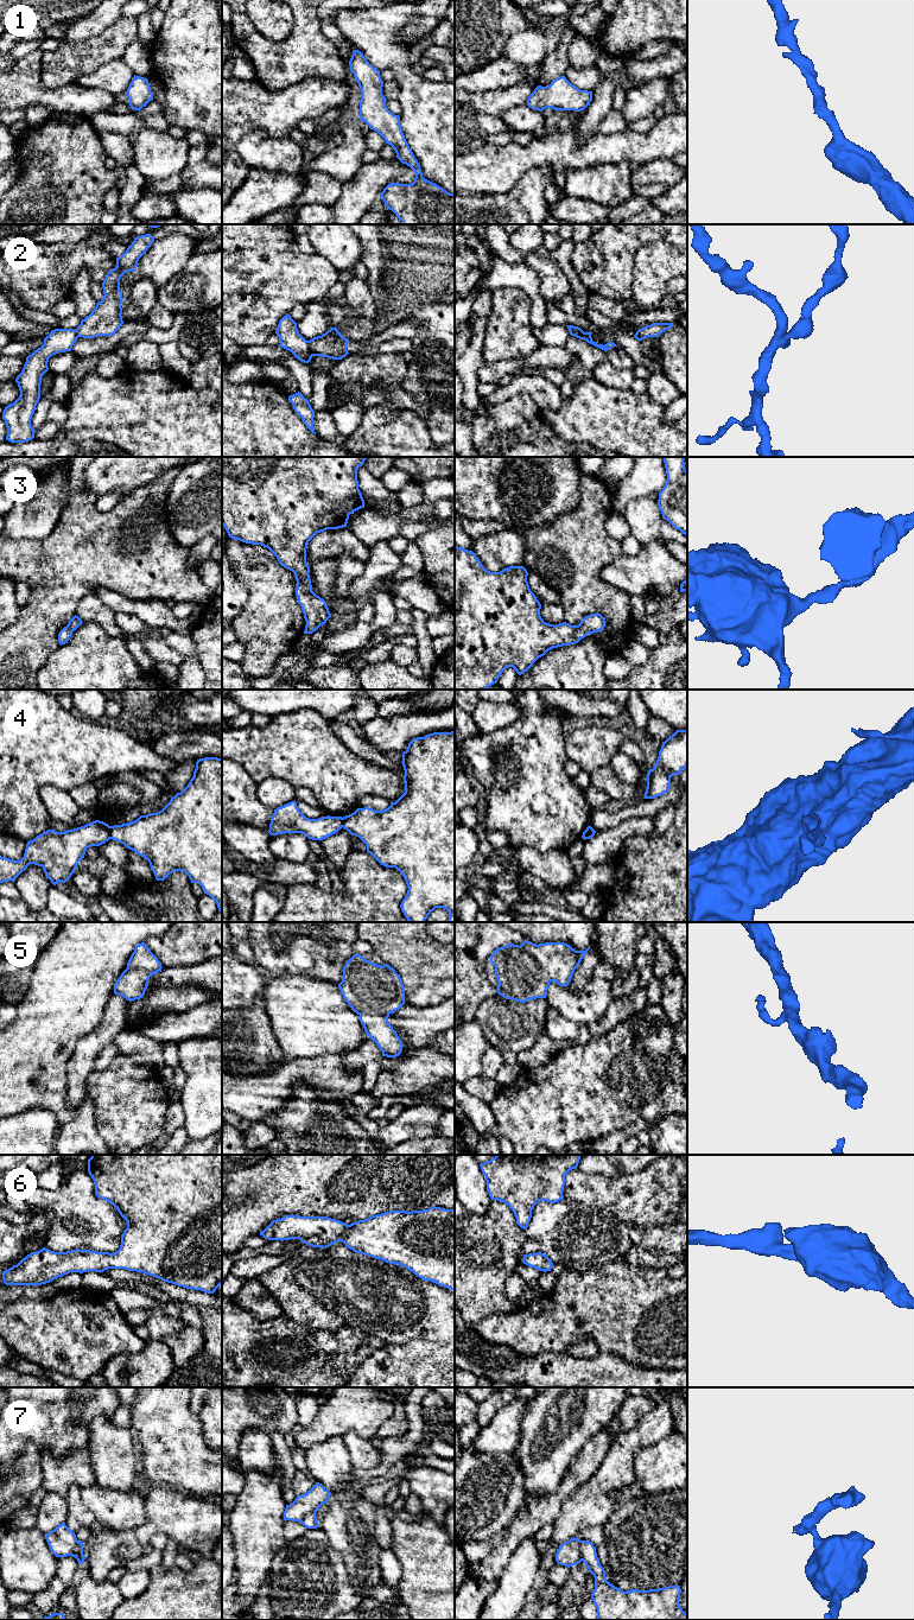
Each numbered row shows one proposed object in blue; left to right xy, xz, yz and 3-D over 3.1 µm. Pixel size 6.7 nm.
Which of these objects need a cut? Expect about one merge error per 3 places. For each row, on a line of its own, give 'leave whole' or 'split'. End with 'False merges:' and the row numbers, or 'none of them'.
1: leave whole
2: split
3: leave whole
4: split
5: leave whole
6: leave whole
7: split
False merges: 2, 4, 7

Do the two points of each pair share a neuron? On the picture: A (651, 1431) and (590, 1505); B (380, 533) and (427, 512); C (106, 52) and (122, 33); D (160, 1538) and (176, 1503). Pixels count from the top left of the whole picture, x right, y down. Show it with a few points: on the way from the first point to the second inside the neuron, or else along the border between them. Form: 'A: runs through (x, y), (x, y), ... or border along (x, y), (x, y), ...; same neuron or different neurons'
A: runs through (632, 1446), (620, 1458), (617, 1469), (602, 1486); same neuron
B: runs through (392, 525), (405, 515), (416, 514); same neuron
C: runs through (110, 48), (118, 38); same neuron
D: border along (170, 1538), (163, 1533), (154, 1533), (147, 1542); different neurons

